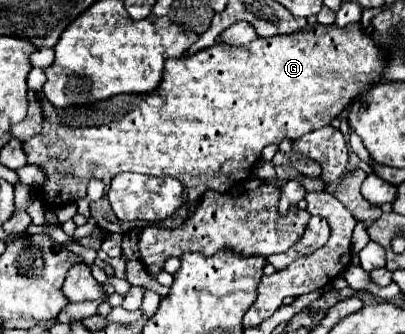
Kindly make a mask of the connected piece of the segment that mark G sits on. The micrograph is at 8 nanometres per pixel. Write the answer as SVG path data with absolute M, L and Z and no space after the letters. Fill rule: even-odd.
M314 24L292 36L256 38L250 46L214 44L194 56L168 62L164 82L156 94L120 94L112 100L92 104L82 112L74 108L56 110L44 100L42 132L22 146L28 154L28 164L38 164L48 176L42 186L44 202L76 202L86 196L86 186L92 178L110 184L120 172L174 176L189 193L189 201L177 210L174 219L170 218L169 228L175 229L186 220L189 207L210 189L210 184L224 186L220 192L228 192L230 184L236 186L232 174L244 172L246 180L260 160L264 146L280 144L286 138L294 142L306 132L328 126L362 90L382 82L386 66L384 48L376 44L372 34L364 32L362 24L348 24L344 28Z

